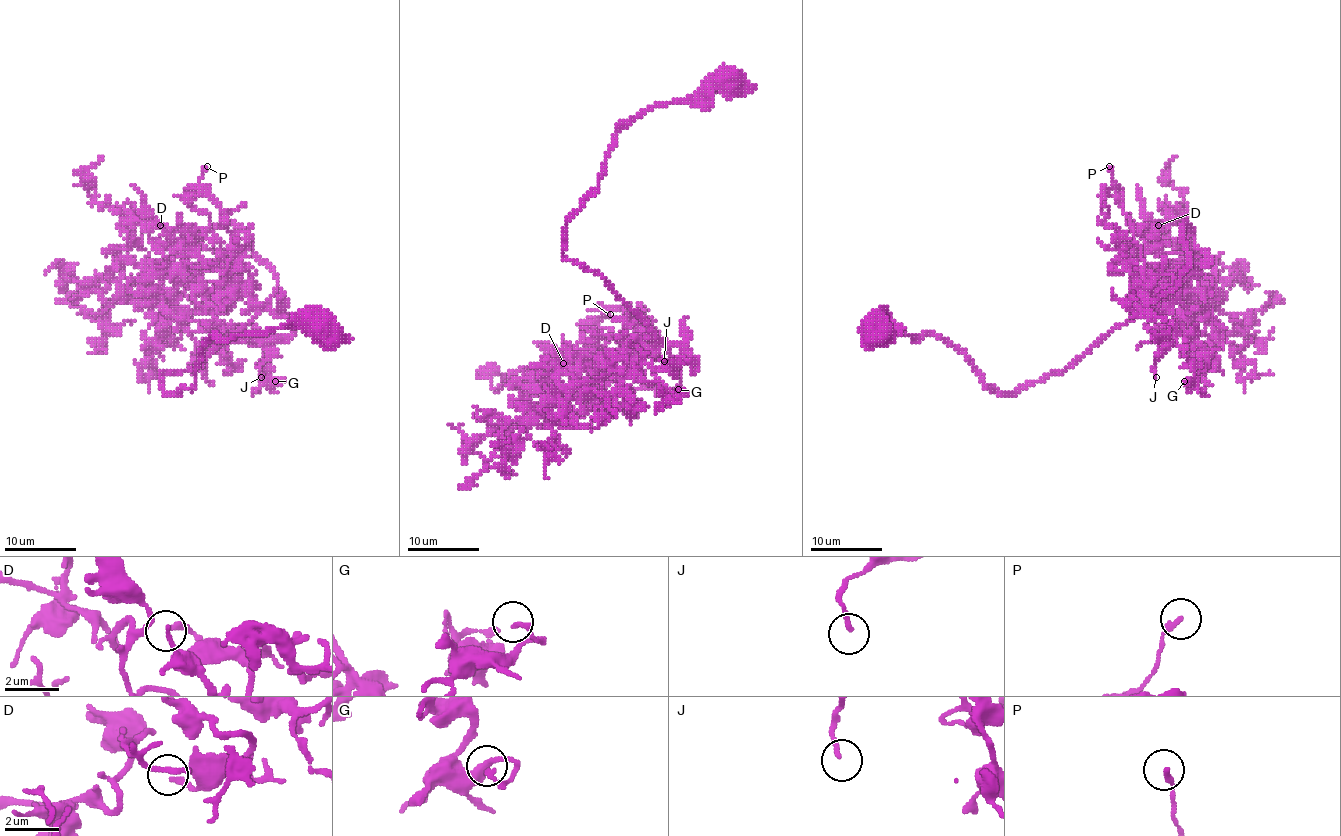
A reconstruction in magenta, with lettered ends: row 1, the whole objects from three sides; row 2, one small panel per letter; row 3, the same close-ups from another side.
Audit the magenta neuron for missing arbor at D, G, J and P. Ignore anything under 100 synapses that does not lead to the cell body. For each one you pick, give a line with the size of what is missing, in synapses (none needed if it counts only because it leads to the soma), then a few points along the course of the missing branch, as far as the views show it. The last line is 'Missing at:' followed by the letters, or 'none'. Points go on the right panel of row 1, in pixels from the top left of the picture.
Missing at: none

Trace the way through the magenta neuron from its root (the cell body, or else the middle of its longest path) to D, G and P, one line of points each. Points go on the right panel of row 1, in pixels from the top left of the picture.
D: (875, 332), (940, 336), (1013, 393), (1140, 309), (1163, 264), (1147, 247), (1158, 225)
G: (875, 332), (940, 336), (1013, 393), (1077, 363), (1151, 286), (1165, 314), (1147, 327), (1176, 334), (1184, 381)
P: (875, 332), (893, 323), (913, 339), (940, 336), (1002, 393), (1070, 368), (1140, 309), (1147, 286), (1109, 166)

